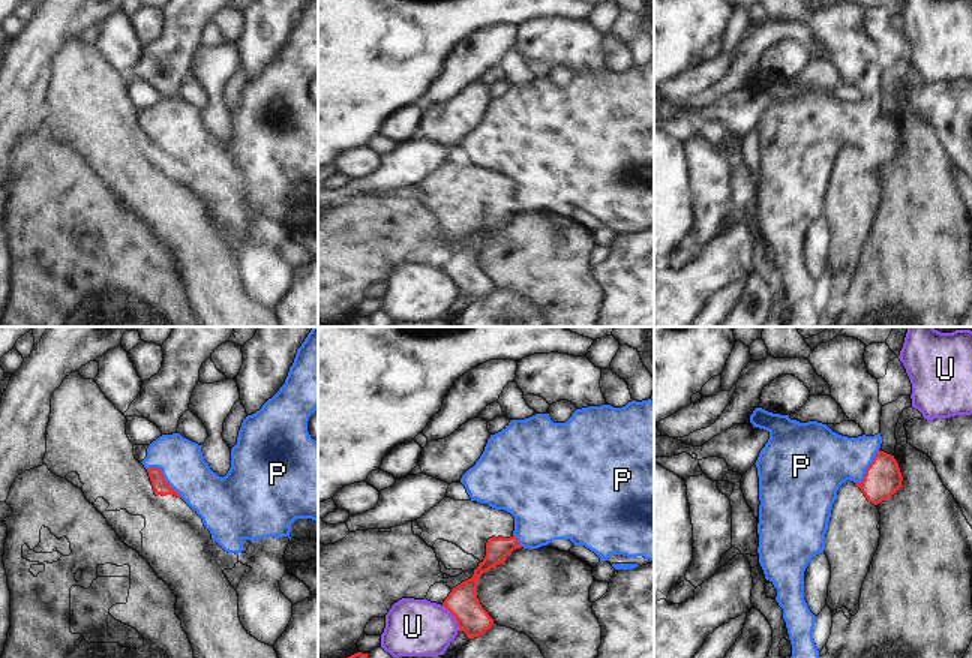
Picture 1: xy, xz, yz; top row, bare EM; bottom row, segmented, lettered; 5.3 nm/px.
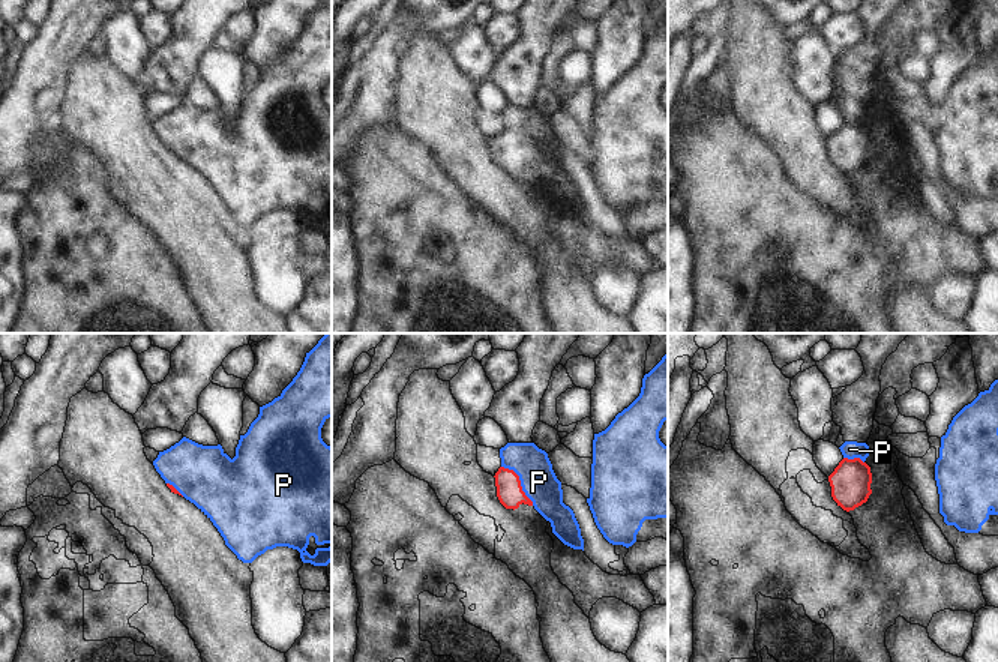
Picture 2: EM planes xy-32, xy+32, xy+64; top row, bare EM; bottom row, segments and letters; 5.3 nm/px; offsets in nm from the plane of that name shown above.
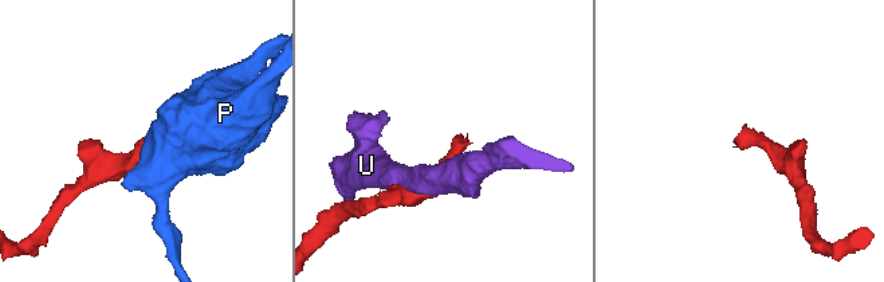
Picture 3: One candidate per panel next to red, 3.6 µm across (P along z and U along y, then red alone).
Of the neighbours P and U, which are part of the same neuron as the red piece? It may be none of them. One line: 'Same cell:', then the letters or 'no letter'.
Same cell: P.

